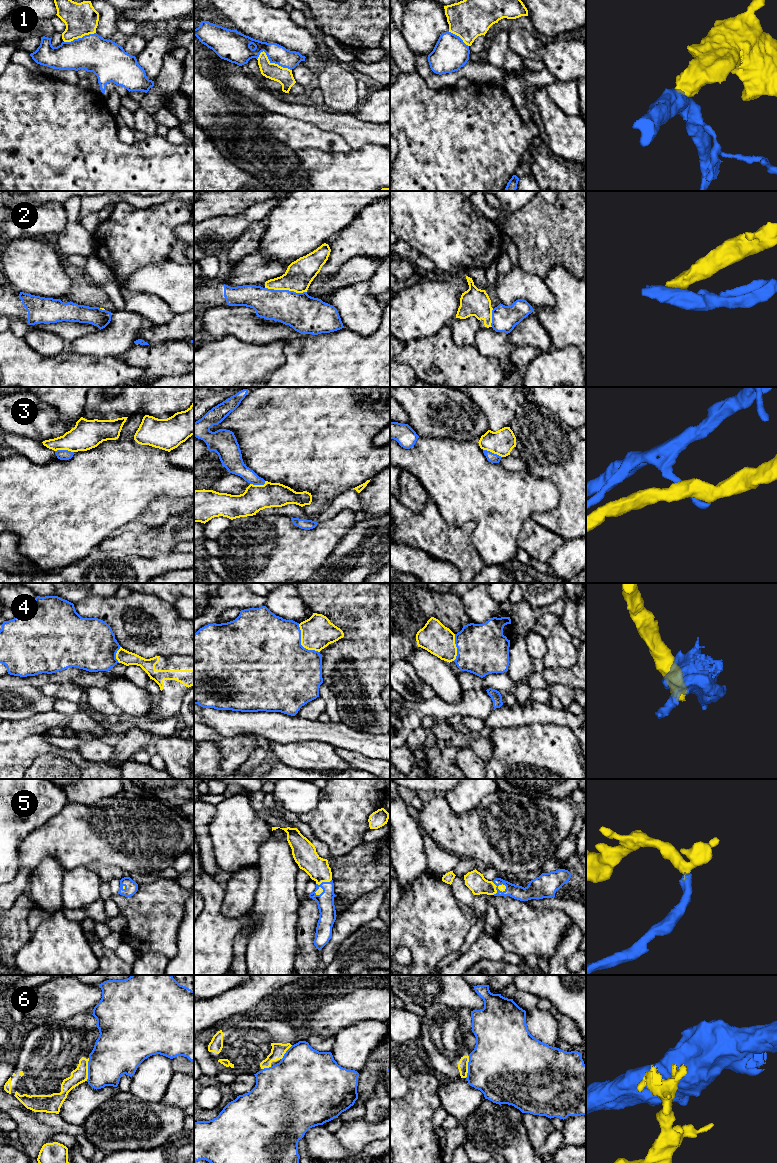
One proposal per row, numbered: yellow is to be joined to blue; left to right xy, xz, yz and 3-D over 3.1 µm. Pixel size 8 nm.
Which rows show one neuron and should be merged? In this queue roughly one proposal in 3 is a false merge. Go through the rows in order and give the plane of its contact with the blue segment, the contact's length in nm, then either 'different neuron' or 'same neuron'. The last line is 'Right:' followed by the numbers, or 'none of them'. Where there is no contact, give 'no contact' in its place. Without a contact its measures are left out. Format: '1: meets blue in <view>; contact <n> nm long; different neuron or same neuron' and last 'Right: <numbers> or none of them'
1: meets blue in xz; contact 300 nm long; different neuron
2: meets blue in xz; contact 340 nm long; different neuron
3: meets blue in xy; contact 150 nm long; different neuron
4: meets blue in xz; contact 280 nm long; different neuron
5: meets blue in xz; contact 180 nm long; same neuron
6: meets blue in xy; contact 190 nm long; different neuron
Right: 5

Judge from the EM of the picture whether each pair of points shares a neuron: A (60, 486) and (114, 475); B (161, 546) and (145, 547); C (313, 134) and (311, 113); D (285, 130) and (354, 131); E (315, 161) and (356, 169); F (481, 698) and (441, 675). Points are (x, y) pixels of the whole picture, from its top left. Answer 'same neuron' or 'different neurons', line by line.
A: same neuron
B: same neuron
C: different neurons
D: different neurons
E: same neuron
F: different neurons

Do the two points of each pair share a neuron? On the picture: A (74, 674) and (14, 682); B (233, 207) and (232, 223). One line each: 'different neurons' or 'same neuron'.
A: same neuron
B: different neurons

